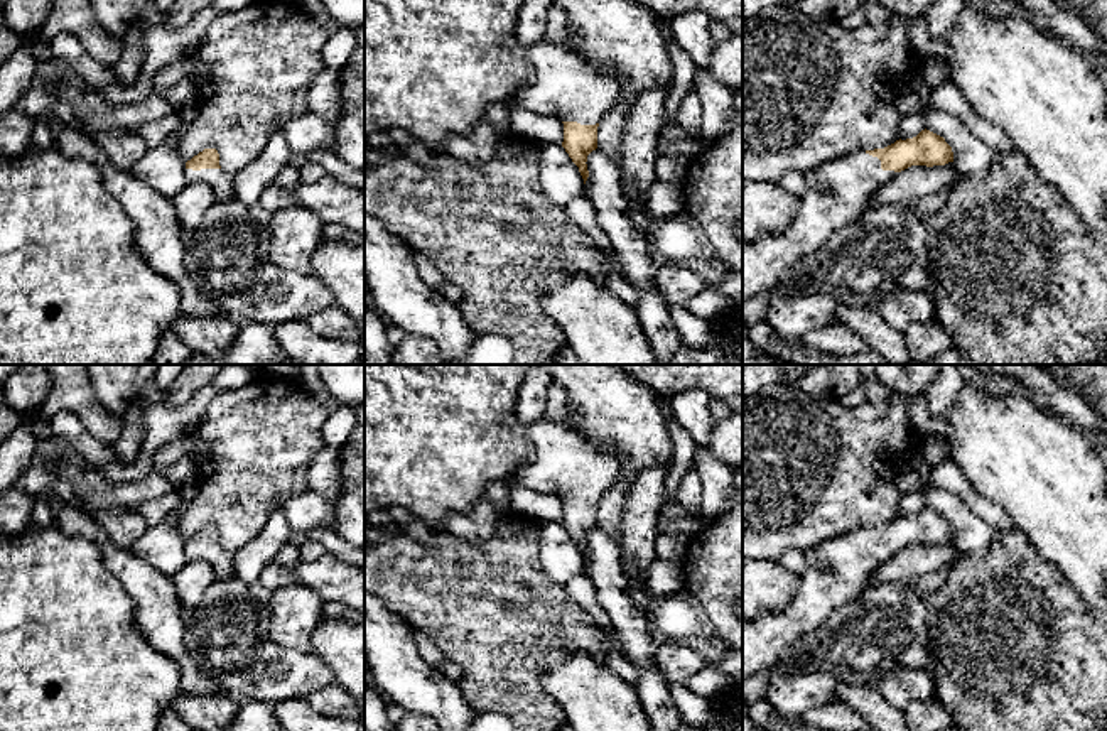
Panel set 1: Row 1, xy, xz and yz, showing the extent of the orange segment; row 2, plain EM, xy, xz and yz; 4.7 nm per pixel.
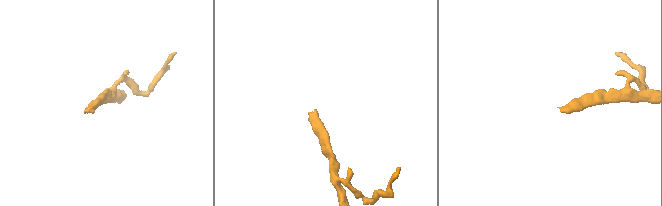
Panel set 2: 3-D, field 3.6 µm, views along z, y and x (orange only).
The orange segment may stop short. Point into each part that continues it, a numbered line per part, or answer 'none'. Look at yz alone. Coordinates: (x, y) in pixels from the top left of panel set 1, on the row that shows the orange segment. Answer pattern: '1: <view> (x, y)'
1: yz (839, 191)

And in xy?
1: xy (220, 181)

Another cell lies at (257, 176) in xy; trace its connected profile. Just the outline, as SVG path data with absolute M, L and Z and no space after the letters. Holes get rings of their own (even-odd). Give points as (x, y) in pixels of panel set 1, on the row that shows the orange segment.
M284 130L273 132L262 154L233 176L236 198L246 206L256 206L262 192L275 181L292 155Z

